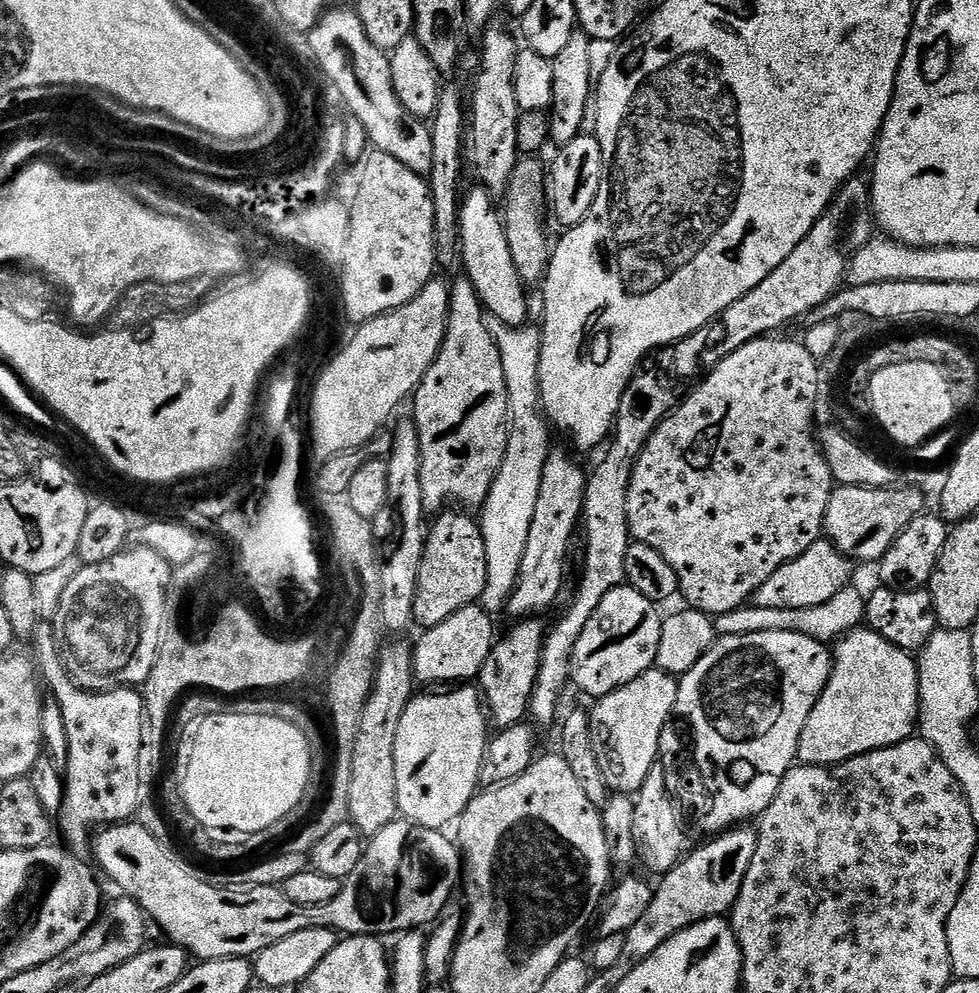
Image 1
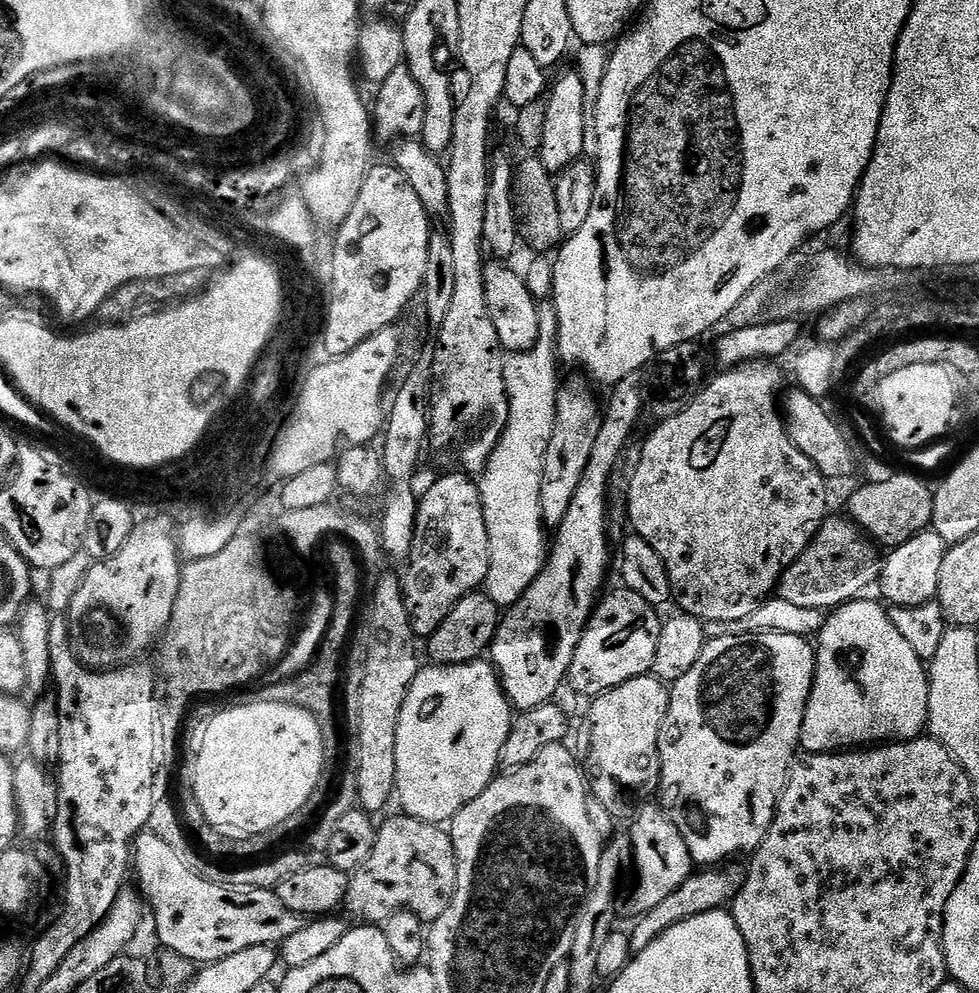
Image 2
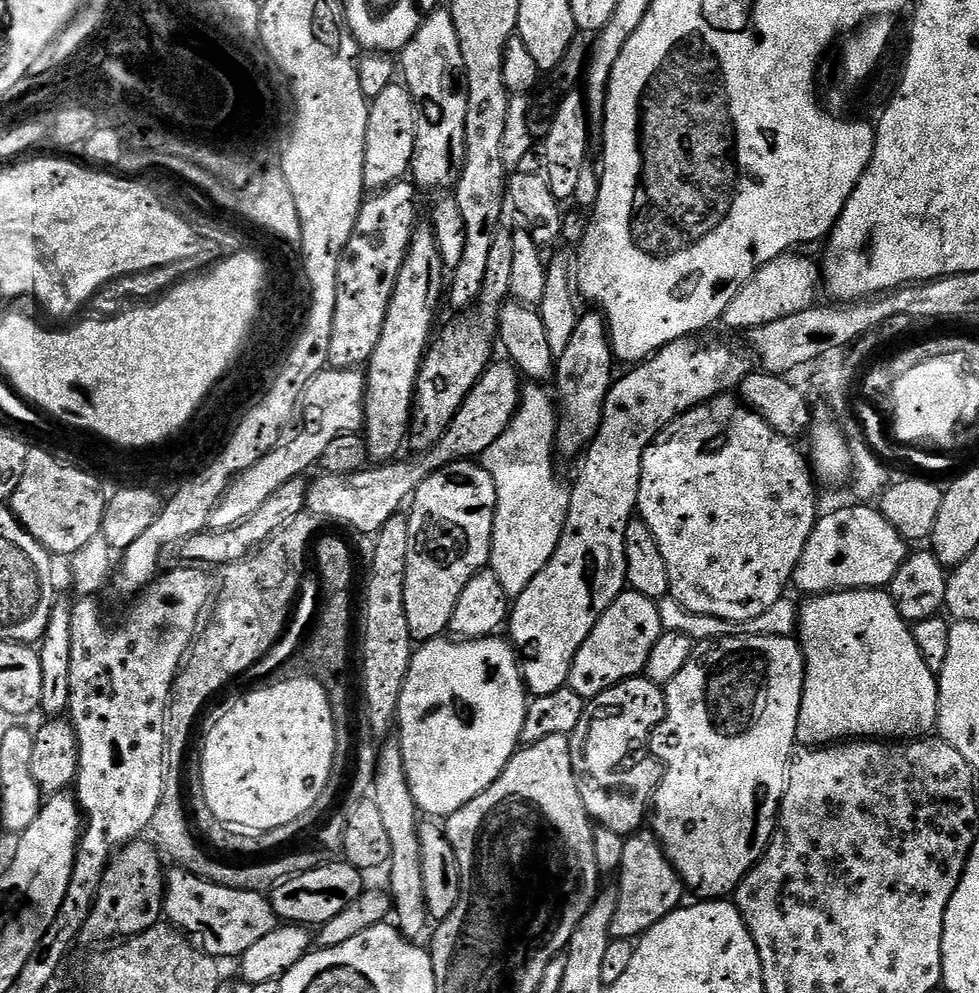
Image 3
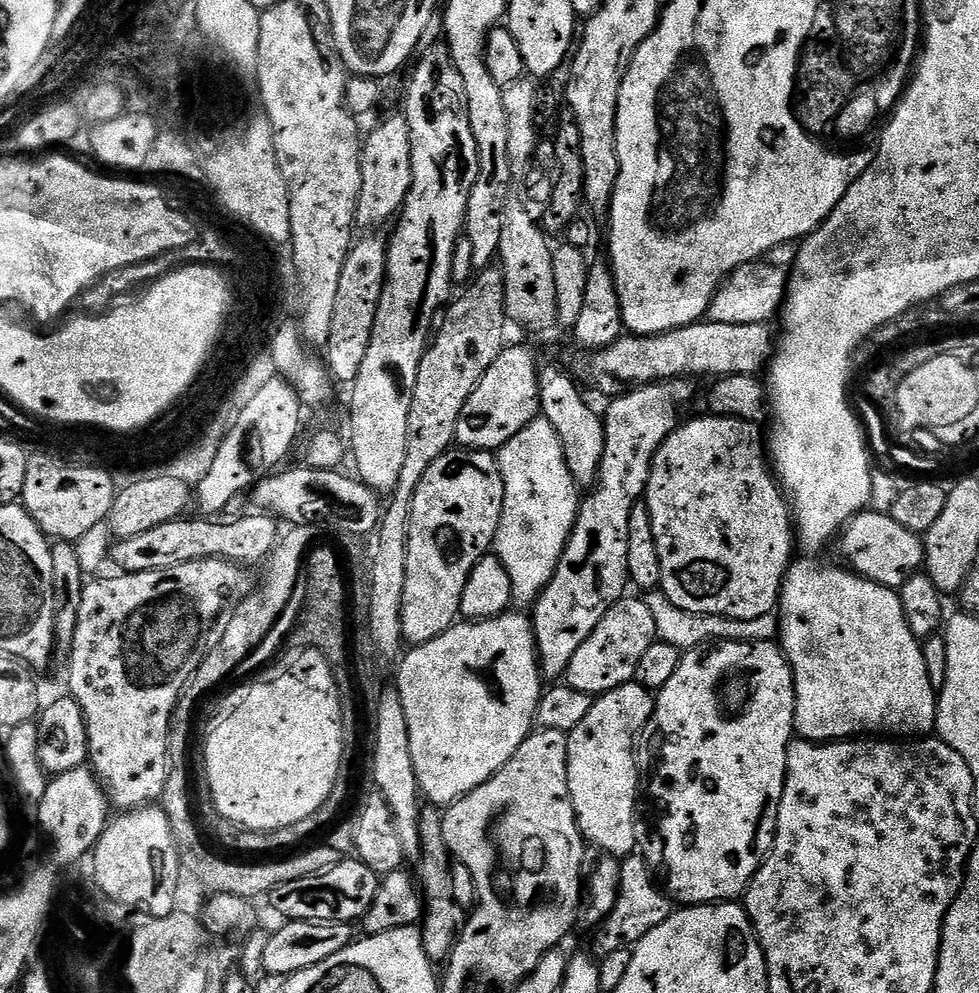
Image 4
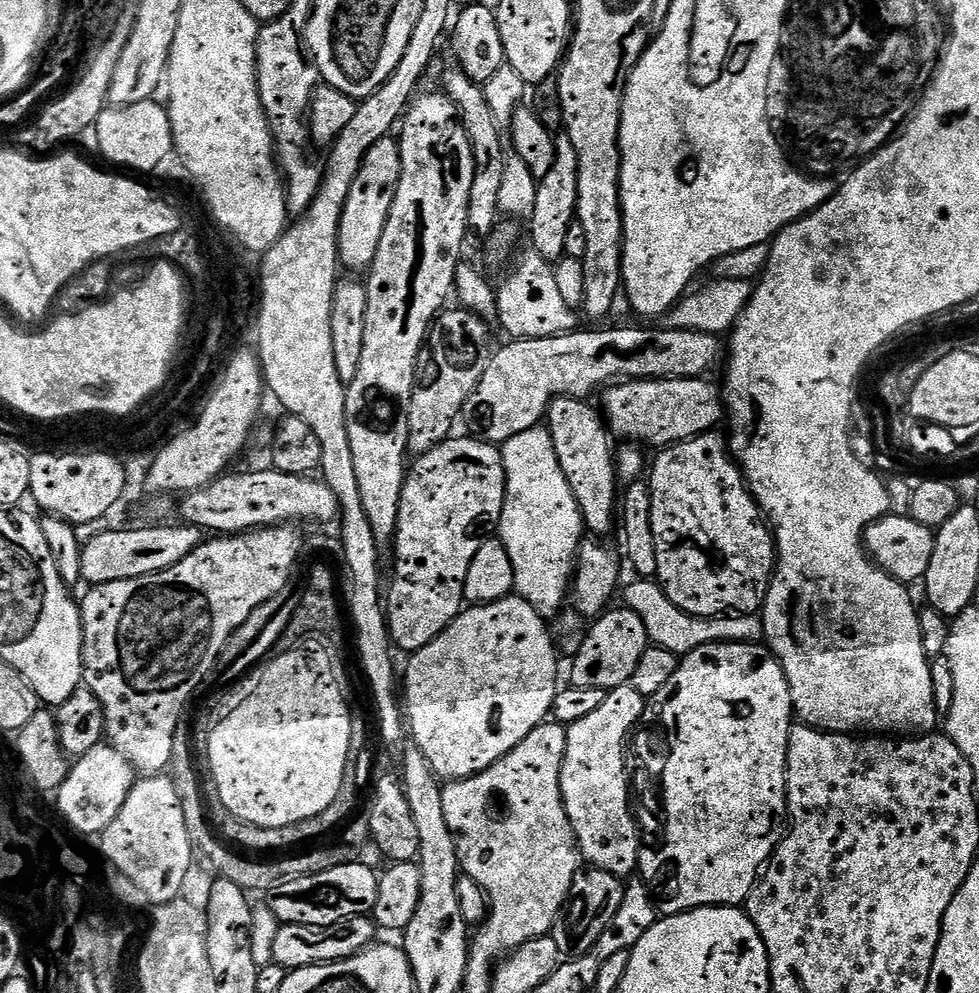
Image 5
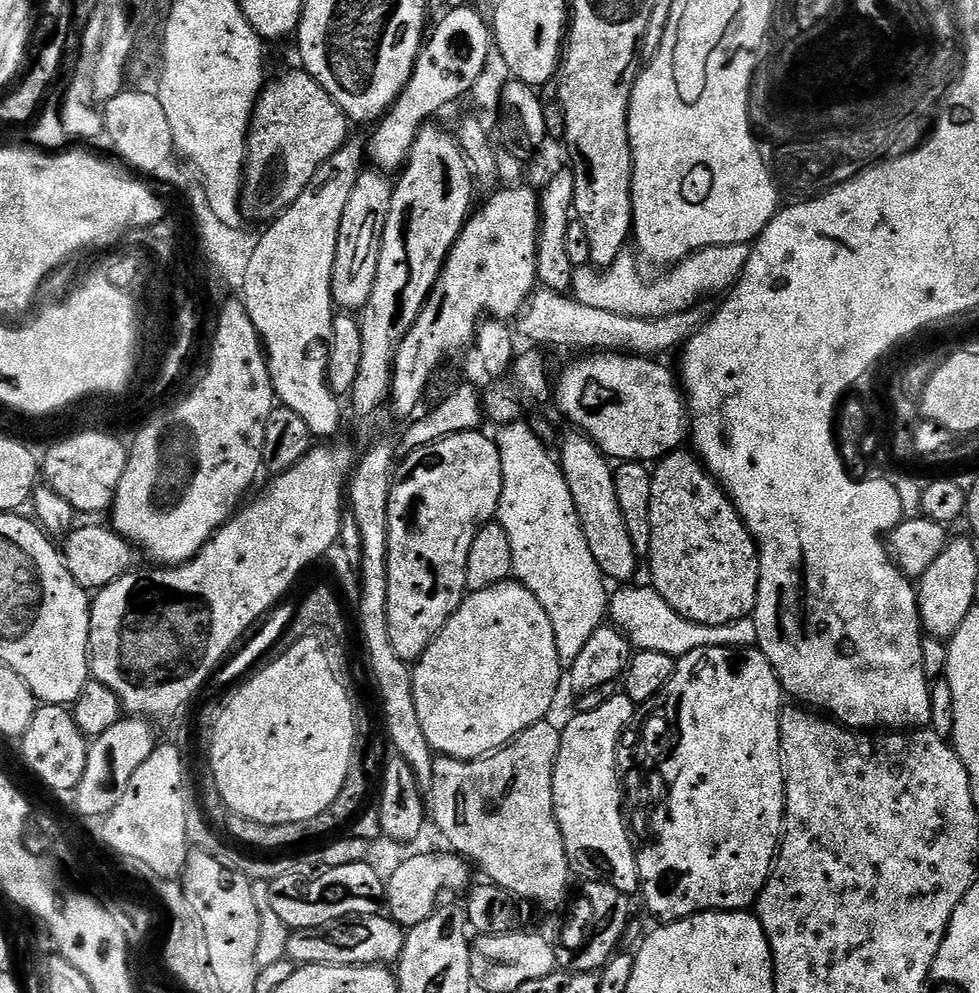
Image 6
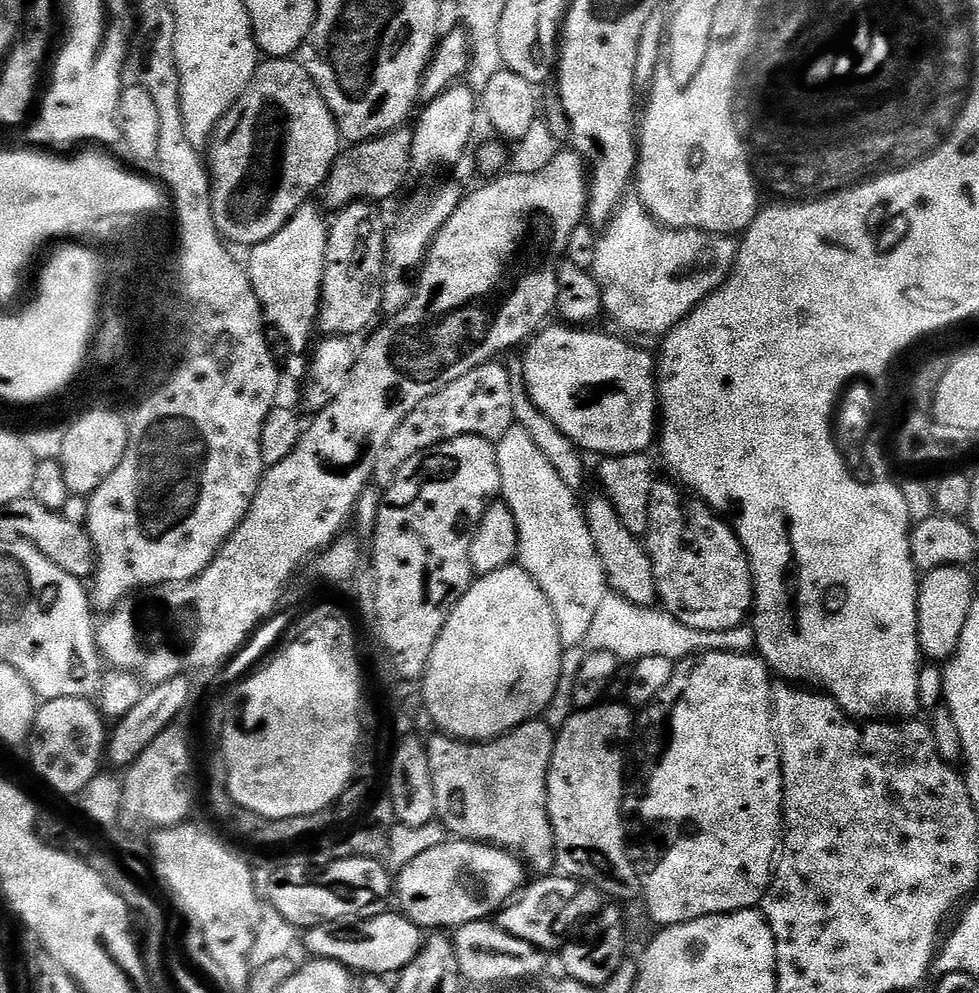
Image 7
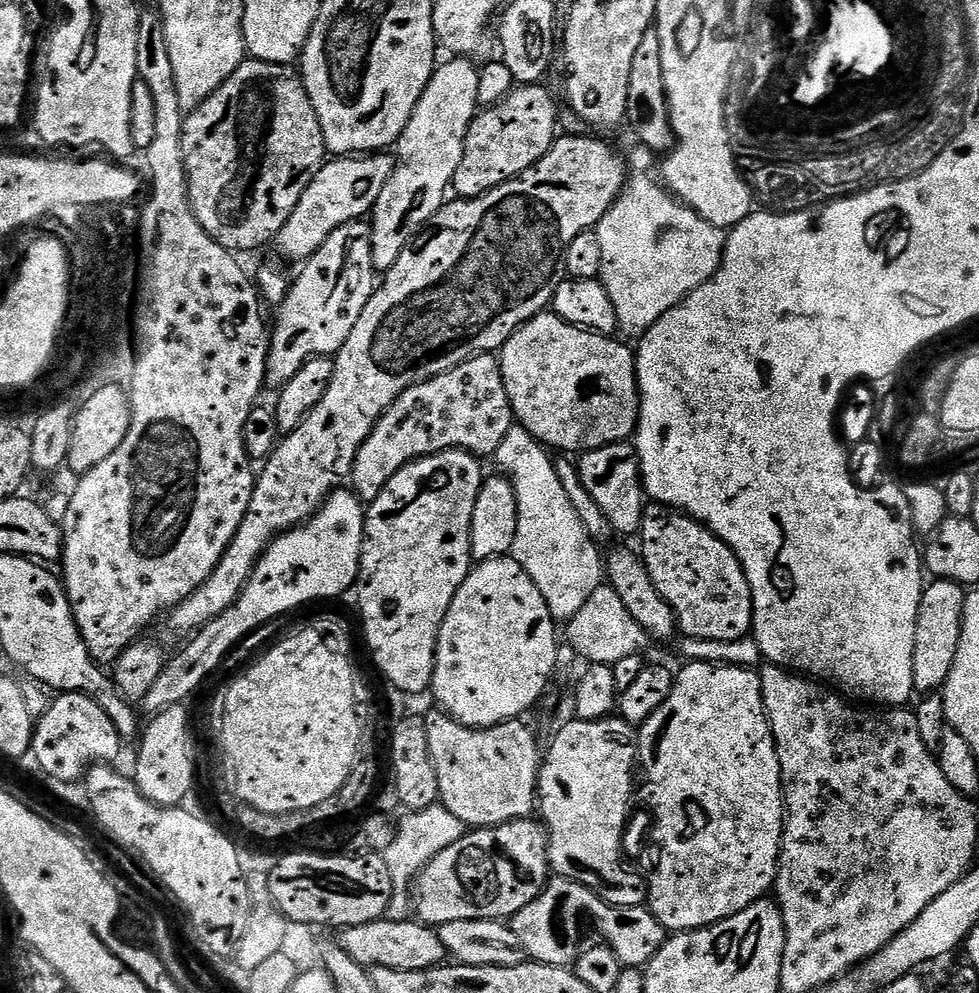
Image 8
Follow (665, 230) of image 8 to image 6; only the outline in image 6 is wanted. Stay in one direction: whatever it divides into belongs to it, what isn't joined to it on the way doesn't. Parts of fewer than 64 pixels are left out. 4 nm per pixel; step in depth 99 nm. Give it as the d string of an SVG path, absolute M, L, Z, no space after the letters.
M723 244L699 248L690 253L685 260L667 269L665 276L657 280L644 280L640 268L636 265L637 257L624 250L619 258L603 270L595 267L572 269L571 295L582 306L594 306L594 310L610 310L614 314L626 314L626 318L666 318L670 314L688 312L697 307L703 296L711 292L724 294L739 280L742 270L752 253L746 244Z

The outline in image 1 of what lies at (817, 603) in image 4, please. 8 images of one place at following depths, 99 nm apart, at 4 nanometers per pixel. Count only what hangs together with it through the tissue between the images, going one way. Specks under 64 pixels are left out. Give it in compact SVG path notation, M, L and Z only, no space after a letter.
M867 626L854 628L847 632L845 636L840 637L834 644L834 659L832 662L832 673L828 679L826 690L818 698L818 702L814 706L814 710L810 714L810 718L806 722L806 726L802 730L802 738L798 742L798 750L796 751L797 761L801 764L809 764L810 766L818 766L819 768L832 768L840 764L847 765L849 760L853 760L855 756L861 756L867 752L873 752L879 748L889 748L895 744L900 744L904 740L913 739L914 733L918 728L920 719L920 672L918 664L909 653L903 652L898 646L894 646L890 642L886 642L886 638L882 638L882 634L872 631Z

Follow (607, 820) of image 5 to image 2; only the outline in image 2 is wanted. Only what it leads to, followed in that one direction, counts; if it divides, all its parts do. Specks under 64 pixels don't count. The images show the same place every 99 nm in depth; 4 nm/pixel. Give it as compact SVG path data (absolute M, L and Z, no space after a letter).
M649 674L639 676L617 688L595 697L584 720L584 737L580 740L579 755L588 781L591 797L606 806L617 821L631 821L641 808L649 803L652 795L662 788L662 765L660 762L660 728L668 713L669 685Z

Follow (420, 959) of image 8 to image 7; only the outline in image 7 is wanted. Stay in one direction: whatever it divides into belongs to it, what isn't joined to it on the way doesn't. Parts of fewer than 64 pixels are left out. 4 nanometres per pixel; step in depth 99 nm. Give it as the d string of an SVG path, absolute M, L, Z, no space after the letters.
M389 910L381 916L366 916L363 920L335 920L307 929L302 945L309 957L333 960L356 974L391 977L404 971L420 953L422 929L399 911Z

